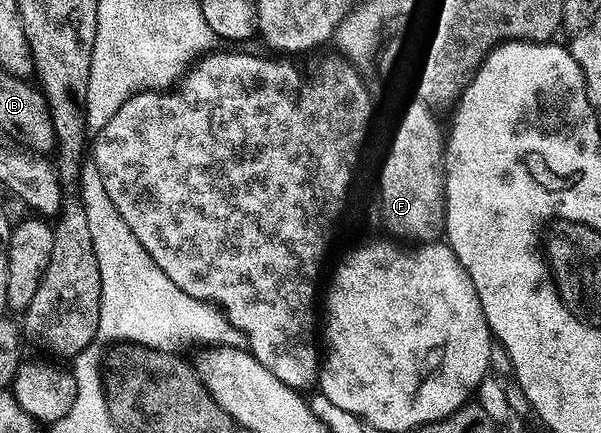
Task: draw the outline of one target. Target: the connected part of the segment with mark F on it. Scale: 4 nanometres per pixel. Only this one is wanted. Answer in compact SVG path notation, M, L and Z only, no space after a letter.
M209 51L199 58L176 81L174 87L169 87L163 91L149 91L147 93L139 93L130 99L126 99L126 103L122 103L122 107L118 107L118 111L114 111L114 119L110 119L110 123L106 123L106 127L102 127L95 134L94 140L90 145L90 161L94 166L94 172L102 175L102 187L106 187L106 195L110 195L110 203L114 203L114 207L118 211L118 215L122 215L122 219L126 219L126 227L130 227L130 231L134 231L134 239L138 239L138 243L142 243L144 250L150 255L150 259L154 259L154 263L158 263L158 267L162 267L162 271L170 279L170 283L174 283L182 291L186 291L186 295L190 295L199 301L206 301L216 306L221 313L227 318L229 324L236 329L237 334L242 335L248 342L246 348L248 352L254 355L254 359L258 359L258 363L262 363L262 367L266 367L266 371L270 371L274 375L278 375L278 379L282 379L282 383L286 383L290 388L297 391L305 391L317 384L321 379L322 370L322 349L316 346L316 337L318 341L318 325L316 329L316 292L320 289L320 272L324 269L324 260L328 257L328 252L332 249L332 244L339 239L343 233L352 233L355 229L377 229L377 234L387 234L389 238L399 239L404 243L436 243L445 236L444 232L444 178L446 176L446 137L442 132L442 125L432 125L432 117L428 117L428 109L424 109L424 105L416 105L416 109L403 110L404 118L396 125L396 130L392 133L392 138L387 141L384 137L372 137L372 128L375 127L376 121L372 118L372 97L368 94L368 89L364 86L364 81L360 78L360 73L351 65L353 62L347 56L336 53L324 53L321 57L309 56L305 63L304 69L299 69L292 59L276 59L280 61L271 61L268 57L255 57L252 53L216 53L217 51Z

